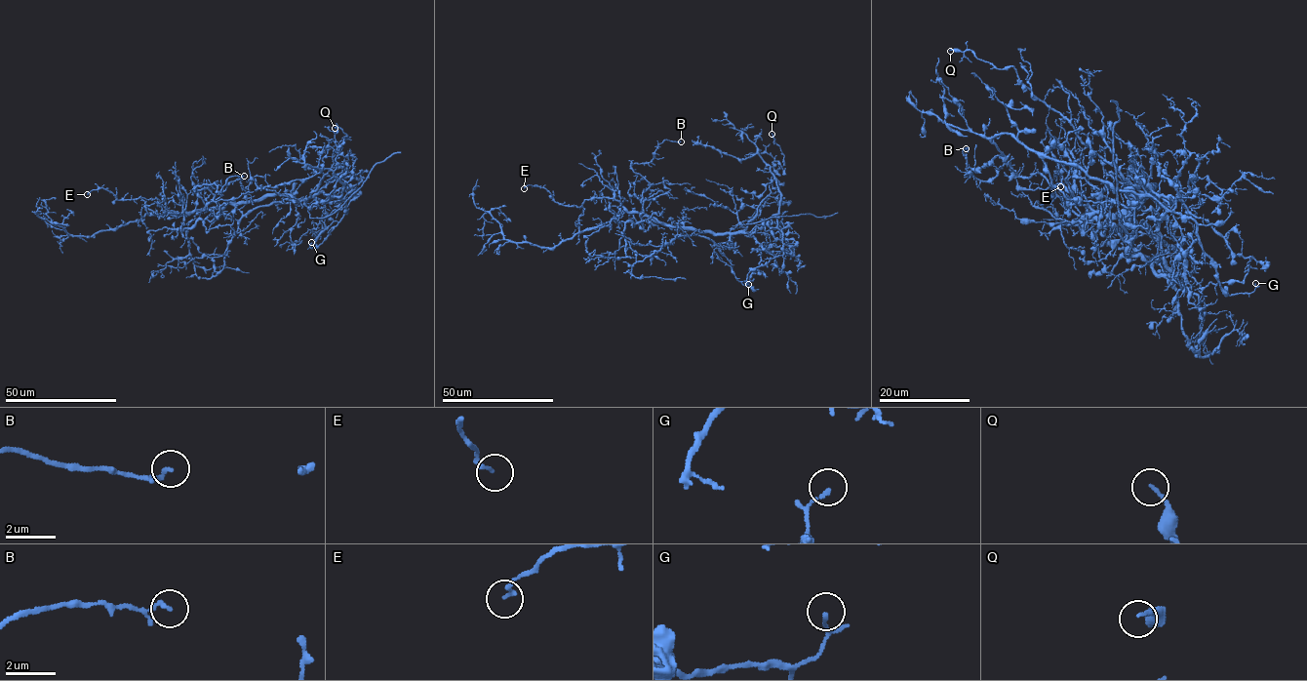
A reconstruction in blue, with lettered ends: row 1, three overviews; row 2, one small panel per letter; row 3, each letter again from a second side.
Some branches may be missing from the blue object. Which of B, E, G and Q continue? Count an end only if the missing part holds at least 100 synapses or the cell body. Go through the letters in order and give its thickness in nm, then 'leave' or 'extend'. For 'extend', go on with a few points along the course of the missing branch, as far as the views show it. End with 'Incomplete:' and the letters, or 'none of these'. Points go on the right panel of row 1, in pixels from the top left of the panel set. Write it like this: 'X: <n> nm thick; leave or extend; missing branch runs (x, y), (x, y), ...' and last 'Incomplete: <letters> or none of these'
B: 160 nm thick; leave
E: 140 nm thick; leave
G: 150 nm thick; leave
Q: 130 nm thick; leave
Incomplete: none of these

